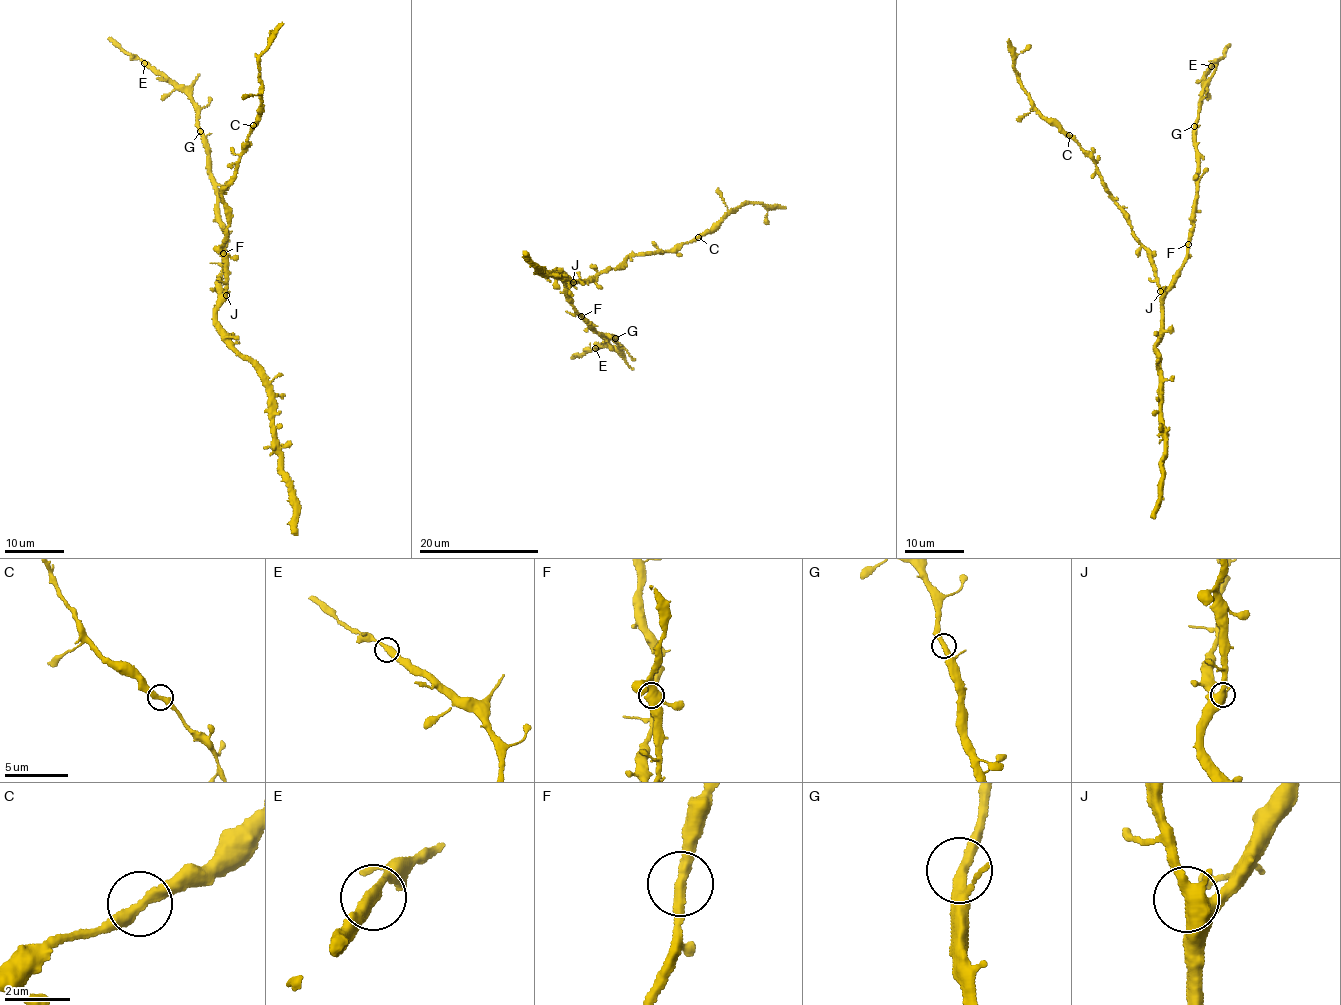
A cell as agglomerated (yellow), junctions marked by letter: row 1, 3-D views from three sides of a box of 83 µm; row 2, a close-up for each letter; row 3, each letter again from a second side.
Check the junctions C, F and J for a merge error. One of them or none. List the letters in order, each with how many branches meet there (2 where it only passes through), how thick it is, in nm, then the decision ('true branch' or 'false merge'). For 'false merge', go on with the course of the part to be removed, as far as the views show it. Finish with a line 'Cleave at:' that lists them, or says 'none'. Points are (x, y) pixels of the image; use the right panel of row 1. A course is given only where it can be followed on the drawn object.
C: branches 2; calibre 360 nm; true branch
F: branches 2; calibre 360 nm; true branch
J: branches 2; calibre 500 nm; true branch
Cleave at: none

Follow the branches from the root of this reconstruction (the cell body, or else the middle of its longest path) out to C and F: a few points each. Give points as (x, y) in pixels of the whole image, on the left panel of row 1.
C: (220, 290), (224, 294), (226, 267), (223, 248), (228, 227), (222, 197), (253, 125)
F: (220, 290), (223, 252)

